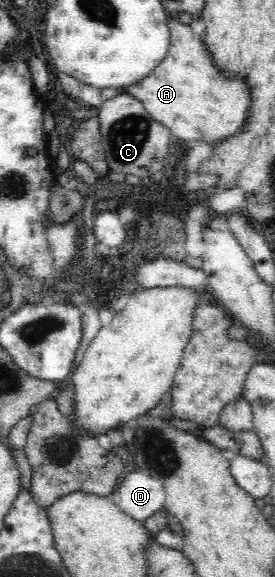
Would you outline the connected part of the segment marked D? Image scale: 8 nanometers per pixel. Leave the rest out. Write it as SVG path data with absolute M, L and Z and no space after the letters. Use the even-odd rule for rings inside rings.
M134 469L125 477L121 477L117 490L120 496L118 506L133 520L144 523L154 513L165 510L166 493L164 492L163 482L157 478L152 478L148 474L144 474L138 469Z

